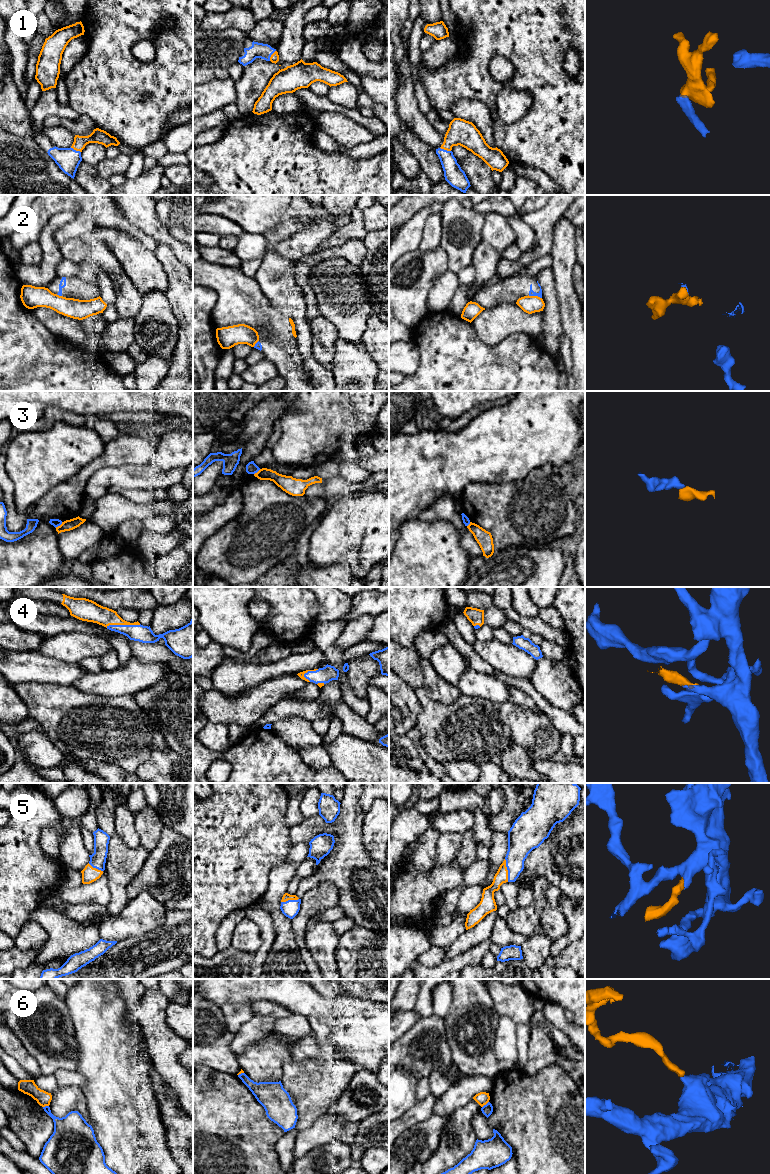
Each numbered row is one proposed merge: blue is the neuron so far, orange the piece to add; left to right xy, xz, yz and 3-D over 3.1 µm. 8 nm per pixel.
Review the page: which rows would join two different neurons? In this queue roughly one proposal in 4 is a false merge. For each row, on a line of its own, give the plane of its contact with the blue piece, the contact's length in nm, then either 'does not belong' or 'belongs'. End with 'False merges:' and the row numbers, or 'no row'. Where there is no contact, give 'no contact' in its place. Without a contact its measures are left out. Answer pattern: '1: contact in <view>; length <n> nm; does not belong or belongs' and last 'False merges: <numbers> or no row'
1: contact in yz; length 90 nm; belongs
2: contact in yz; length 110 nm; does not belong
3: contact in xy; length 80 nm; does not belong
4: contact in xy; length 280 nm; belongs
5: contact in yz; length 190 nm; belongs
6: contact in yz; length 80 nm; does not belong
False merges: 2, 3, 6

